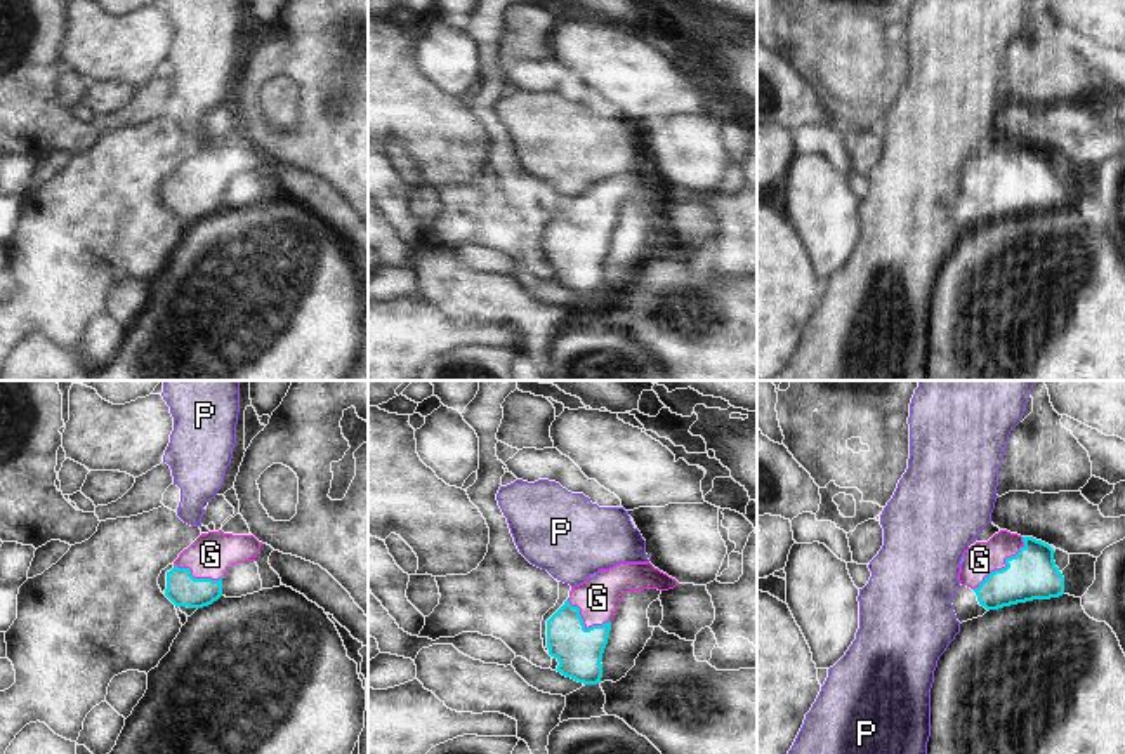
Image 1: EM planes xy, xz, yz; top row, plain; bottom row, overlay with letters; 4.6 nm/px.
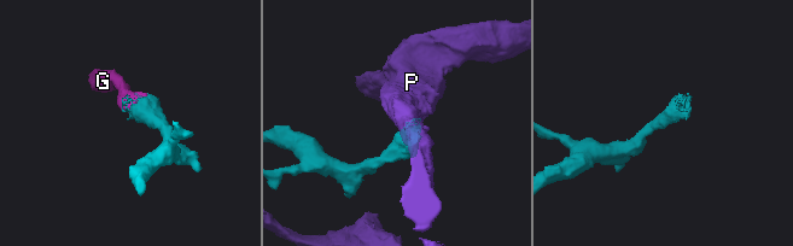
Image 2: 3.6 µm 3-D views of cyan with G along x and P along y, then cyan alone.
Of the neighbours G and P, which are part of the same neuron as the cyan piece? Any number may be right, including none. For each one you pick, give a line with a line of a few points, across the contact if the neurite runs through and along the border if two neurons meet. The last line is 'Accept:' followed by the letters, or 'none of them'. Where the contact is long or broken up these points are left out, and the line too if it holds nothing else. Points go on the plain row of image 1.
G: Line: yz (1032, 185), (1023, 179), (1006, 178), (986, 178), (980, 171)
Accept: G

